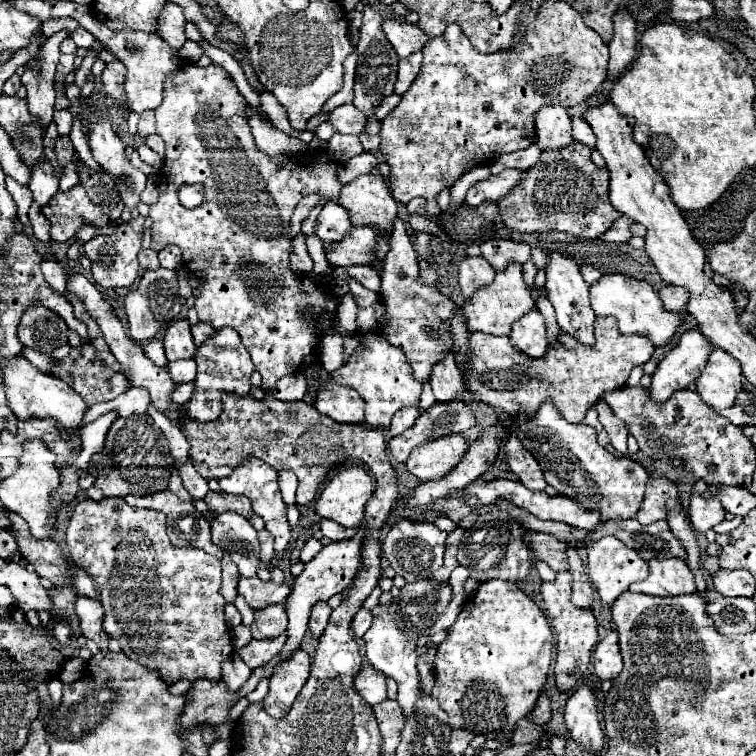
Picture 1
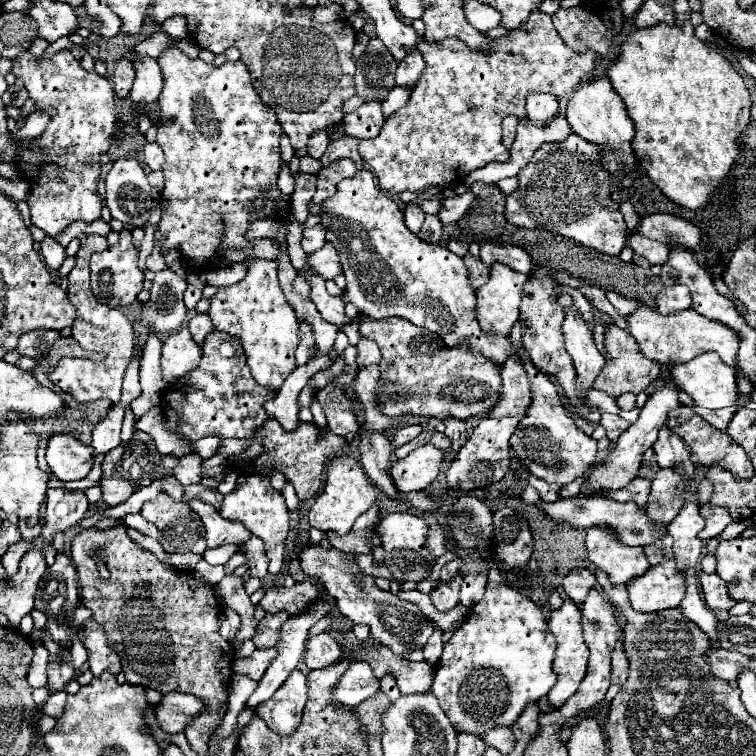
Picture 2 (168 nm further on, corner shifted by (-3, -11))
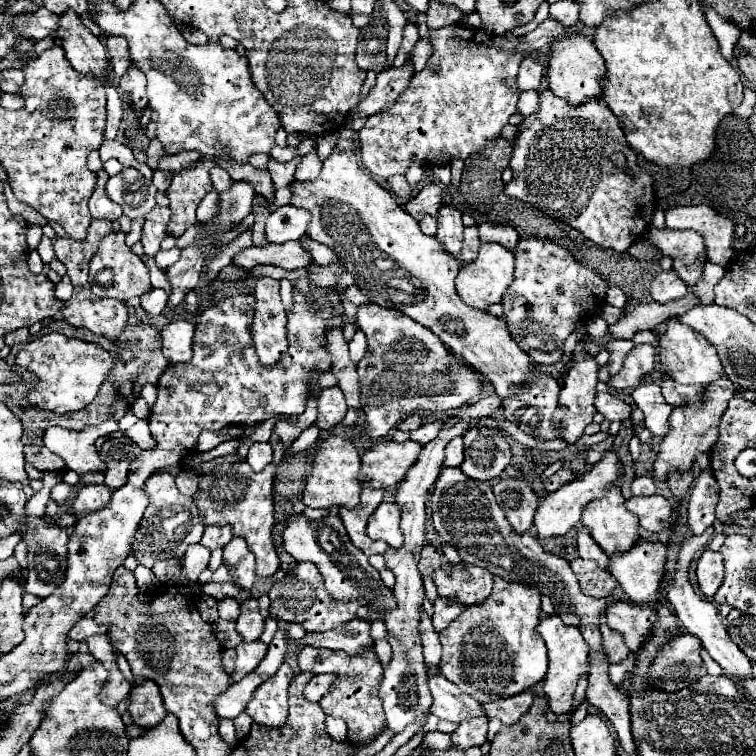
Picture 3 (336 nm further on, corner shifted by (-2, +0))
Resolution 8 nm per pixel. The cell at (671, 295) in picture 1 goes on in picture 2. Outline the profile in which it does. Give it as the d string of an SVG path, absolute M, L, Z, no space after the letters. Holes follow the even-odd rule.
M670 286L664 288L656 298L656 310L660 314L676 314L692 306L690 290L686 286Z

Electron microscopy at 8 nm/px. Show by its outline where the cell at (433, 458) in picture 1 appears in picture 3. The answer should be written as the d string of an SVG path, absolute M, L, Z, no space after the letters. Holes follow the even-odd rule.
M383 441L375 445L373 449L361 455L361 469L359 469L361 487L387 489L399 485L407 469L413 465L413 461L417 461L419 453L421 445L417 445L415 441L405 443Z

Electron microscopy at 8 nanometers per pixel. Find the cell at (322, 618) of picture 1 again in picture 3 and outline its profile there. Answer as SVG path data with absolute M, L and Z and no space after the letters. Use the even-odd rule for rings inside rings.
M303 647L299 653L299 669L309 671L313 675L321 673L333 673L337 681L321 697L319 705L321 709L331 715L331 717L341 717L347 725L347 739L351 743L359 743L363 739L369 739L375 735L385 721L383 709L381 709L381 699L377 695L379 691L379 679L383 673L383 667L379 663L379 657L373 647L367 647L361 655L349 655L345 651L331 651L331 649L317 649L317 647Z

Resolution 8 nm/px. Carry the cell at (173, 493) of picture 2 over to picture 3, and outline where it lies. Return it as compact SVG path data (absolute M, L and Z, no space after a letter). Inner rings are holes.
M137 421L133 427L129 427L127 431L123 431L123 435L125 437L129 437L129 439L133 439L141 449L149 449L149 447L153 447L153 437L149 435L149 425L147 425L147 421Z

